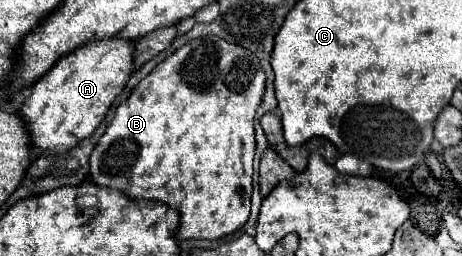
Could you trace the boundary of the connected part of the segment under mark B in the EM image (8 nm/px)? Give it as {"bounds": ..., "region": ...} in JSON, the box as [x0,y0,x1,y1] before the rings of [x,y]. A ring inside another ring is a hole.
{"bounds":[89,36,265,240],"region":[[[203,36],[187,42],[181,46],[177,52],[167,56],[161,64],[157,64],[131,92],[127,98],[125,106],[119,104],[115,110],[115,116],[111,124],[107,126],[105,134],[97,142],[97,148],[93,150],[93,156],[89,156],[89,174],[91,182],[97,186],[109,186],[121,192],[123,196],[129,198],[139,198],[139,200],[155,200],[163,202],[169,208],[175,208],[179,212],[179,230],[175,234],[177,240],[187,240],[187,238],[203,238],[203,240],[217,240],[223,236],[229,236],[237,232],[249,218],[249,208],[251,208],[251,176],[253,176],[253,156],[255,156],[255,132],[253,132],[253,118],[255,110],[261,104],[261,96],[265,92],[265,74],[259,66],[259,60],[247,52],[245,48],[237,44],[229,44],[217,36]]]}

